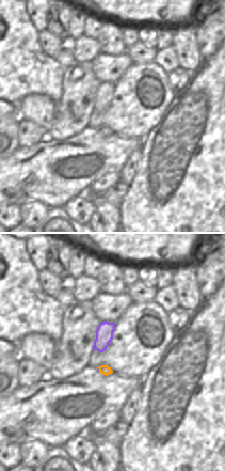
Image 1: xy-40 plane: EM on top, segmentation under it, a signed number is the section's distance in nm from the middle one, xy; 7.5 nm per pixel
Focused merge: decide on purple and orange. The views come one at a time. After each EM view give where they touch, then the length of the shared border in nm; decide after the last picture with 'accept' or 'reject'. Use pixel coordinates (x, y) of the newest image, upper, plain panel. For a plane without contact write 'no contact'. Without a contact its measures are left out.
no contact

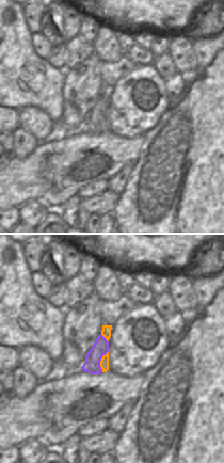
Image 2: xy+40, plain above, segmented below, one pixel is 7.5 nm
(99, 123) | 160 nm

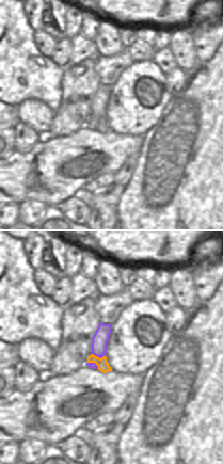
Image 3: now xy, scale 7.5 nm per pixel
(98, 117) | 100 nm

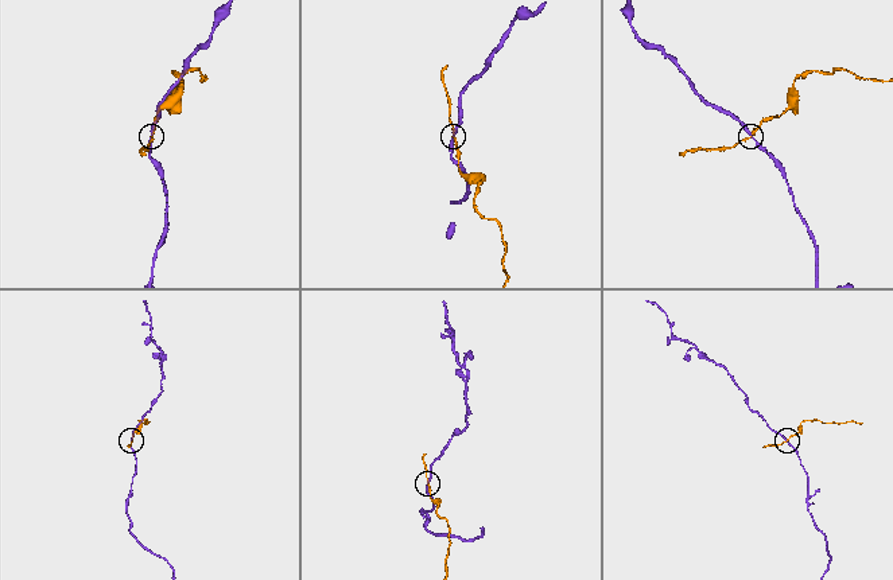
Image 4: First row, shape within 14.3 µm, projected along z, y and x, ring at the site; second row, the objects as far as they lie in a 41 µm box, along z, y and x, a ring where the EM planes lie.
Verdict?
reject

